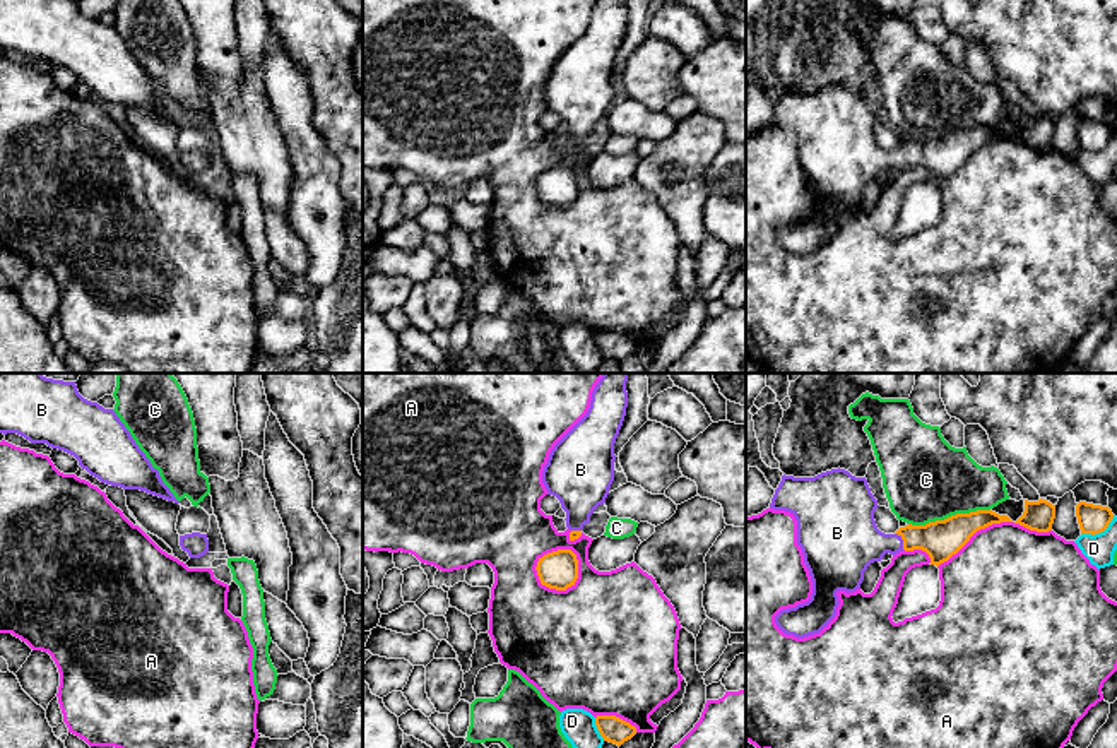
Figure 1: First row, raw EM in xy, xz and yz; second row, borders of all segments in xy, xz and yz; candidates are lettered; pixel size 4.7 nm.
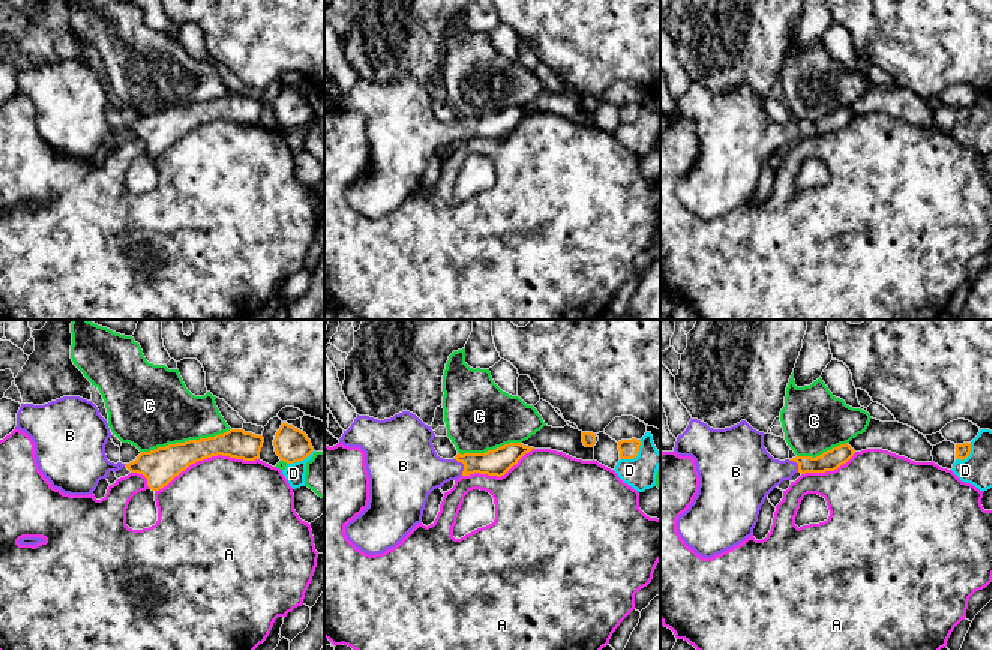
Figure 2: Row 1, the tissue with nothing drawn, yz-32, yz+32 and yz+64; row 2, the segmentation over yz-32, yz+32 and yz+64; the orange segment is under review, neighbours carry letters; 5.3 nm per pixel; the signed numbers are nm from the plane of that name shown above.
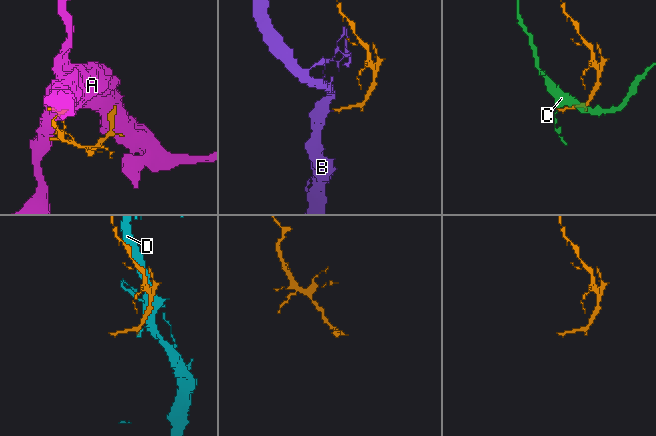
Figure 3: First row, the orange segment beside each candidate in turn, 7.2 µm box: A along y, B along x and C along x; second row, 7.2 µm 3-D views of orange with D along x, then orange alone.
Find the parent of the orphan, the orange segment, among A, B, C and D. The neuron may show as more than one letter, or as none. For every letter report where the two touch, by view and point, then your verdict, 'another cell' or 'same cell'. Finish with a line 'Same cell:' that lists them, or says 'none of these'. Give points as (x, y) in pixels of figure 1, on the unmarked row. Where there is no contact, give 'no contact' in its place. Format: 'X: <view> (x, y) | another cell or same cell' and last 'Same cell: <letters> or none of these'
A: xz (541, 175) | another cell
B: yz (904, 158) | same cell
C: yz (948, 134) | another cell
D: yz (1099, 149) | another cell
Same cell: B

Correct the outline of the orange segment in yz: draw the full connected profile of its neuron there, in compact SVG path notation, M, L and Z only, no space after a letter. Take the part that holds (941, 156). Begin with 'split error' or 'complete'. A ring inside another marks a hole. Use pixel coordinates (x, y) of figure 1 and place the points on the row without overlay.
split error; M831 86L814 94L782 92L770 125L790 128L797 137L797 161L813 197L807 219L782 226L777 243L797 255L819 250L835 234L836 209L855 209L864 188L886 169L922 166L939 183L970 154L992 140L1013 139L992 127L956 130L925 142L905 142L895 151L878 145L878 116L866 94Z

